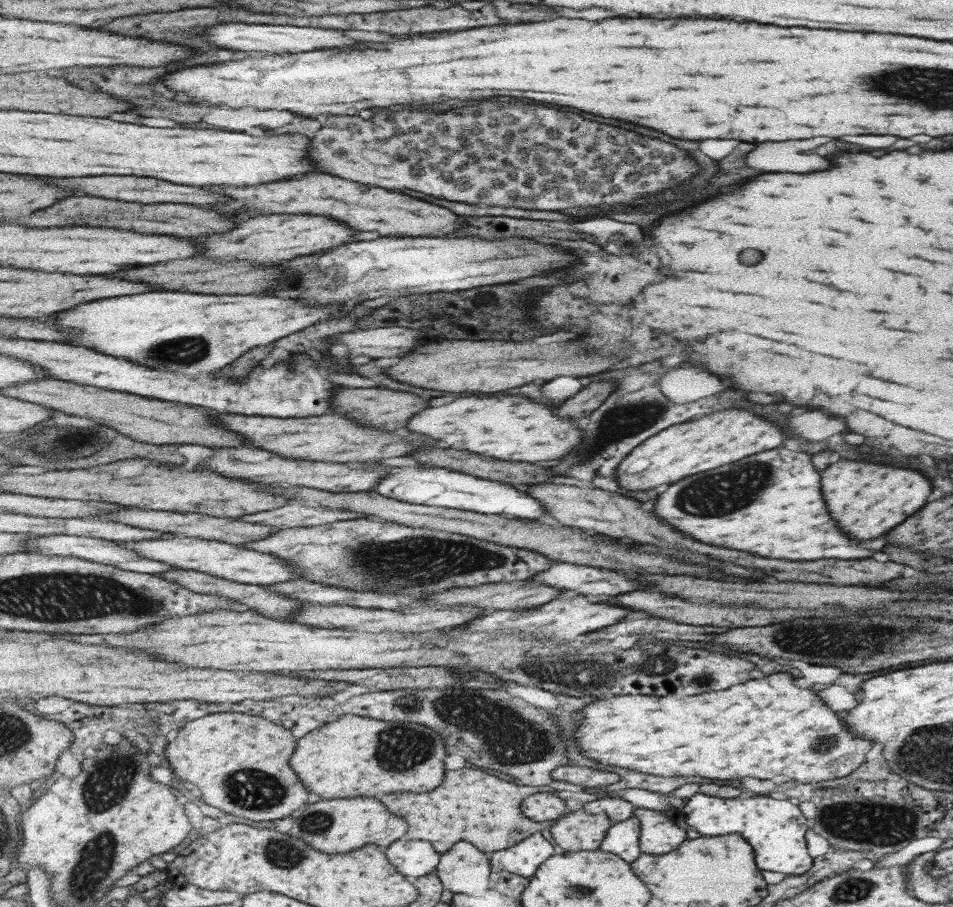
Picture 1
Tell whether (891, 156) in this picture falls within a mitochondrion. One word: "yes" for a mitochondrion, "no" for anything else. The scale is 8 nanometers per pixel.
no

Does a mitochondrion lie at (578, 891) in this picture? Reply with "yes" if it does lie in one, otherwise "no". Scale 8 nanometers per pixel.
yes

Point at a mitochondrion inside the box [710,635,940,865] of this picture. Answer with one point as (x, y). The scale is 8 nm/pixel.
(867, 822)

